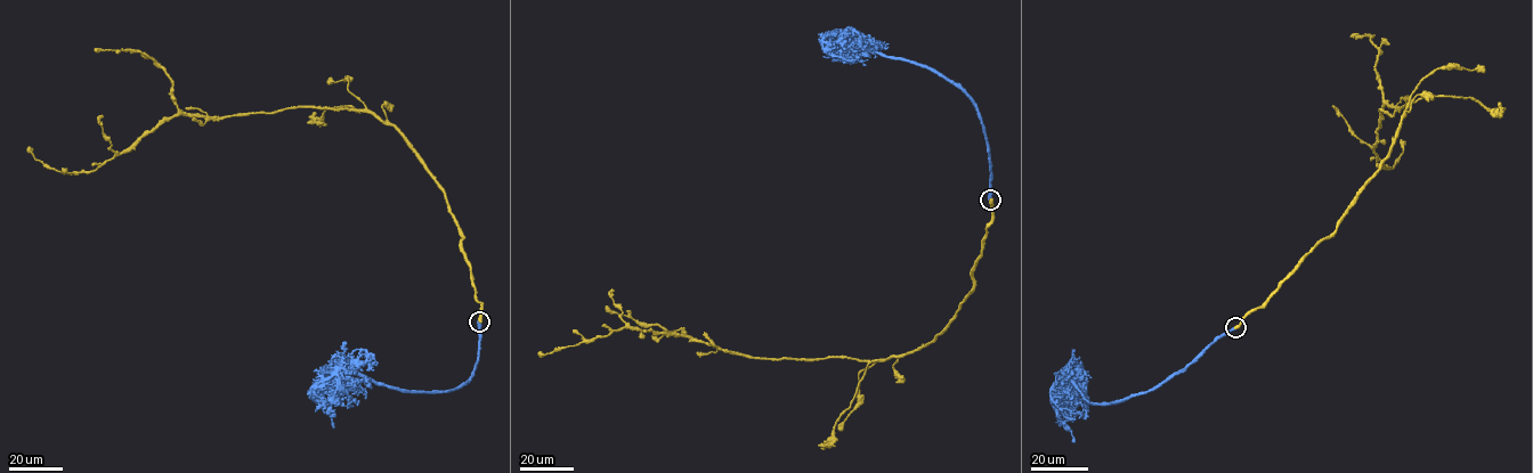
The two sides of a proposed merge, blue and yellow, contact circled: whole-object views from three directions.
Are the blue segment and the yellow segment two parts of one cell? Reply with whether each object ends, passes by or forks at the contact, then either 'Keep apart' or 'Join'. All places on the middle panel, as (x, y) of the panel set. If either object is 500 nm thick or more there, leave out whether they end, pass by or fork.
Keep apart

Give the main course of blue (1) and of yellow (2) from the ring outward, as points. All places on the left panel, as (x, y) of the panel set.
1: (479, 321), (479, 359), (468, 380), (452, 390), (404, 391), (347, 370), (332, 374), (333, 427)
2: (479, 321), (445, 190), (370, 113), (179, 114), (79, 172), (48, 169), (29, 146)

